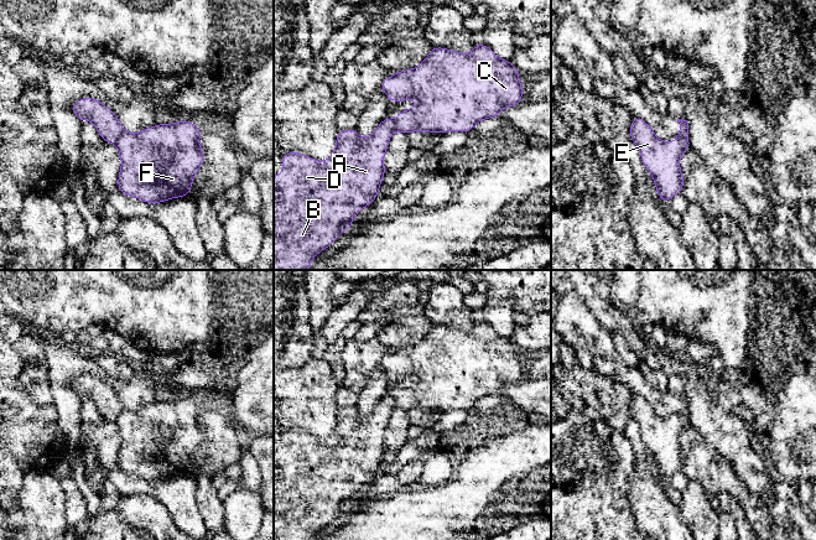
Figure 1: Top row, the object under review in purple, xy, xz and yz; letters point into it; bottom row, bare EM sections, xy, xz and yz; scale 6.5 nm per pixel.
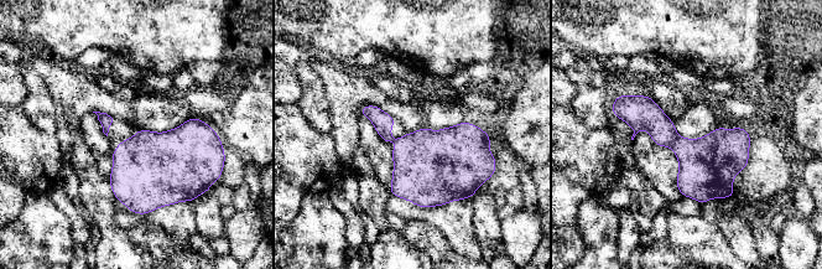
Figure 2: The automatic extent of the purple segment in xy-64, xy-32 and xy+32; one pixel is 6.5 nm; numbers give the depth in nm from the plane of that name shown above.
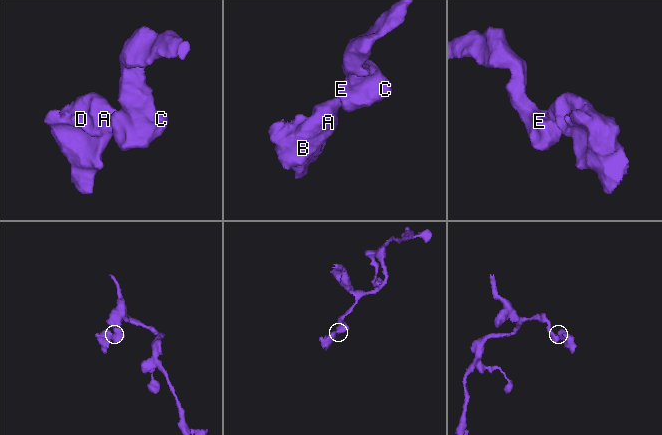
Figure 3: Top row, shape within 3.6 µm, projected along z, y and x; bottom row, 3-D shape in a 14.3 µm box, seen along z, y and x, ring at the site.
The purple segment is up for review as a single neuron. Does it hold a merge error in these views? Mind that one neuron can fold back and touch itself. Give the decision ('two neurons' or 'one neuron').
two neurons

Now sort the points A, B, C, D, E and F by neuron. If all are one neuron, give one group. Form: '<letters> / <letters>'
A B D / C E F

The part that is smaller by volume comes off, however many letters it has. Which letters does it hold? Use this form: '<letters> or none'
A, B, D

